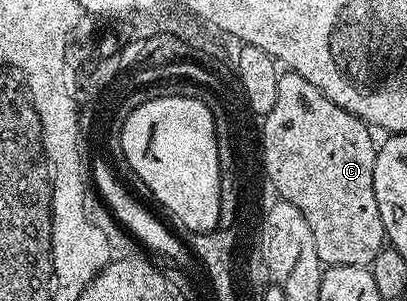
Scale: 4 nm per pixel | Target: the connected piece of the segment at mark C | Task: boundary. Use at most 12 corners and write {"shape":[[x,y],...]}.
{"shape":[[278,75],[260,121],[269,173],[295,160],[295,209],[322,265],[387,244],[370,125]]}

